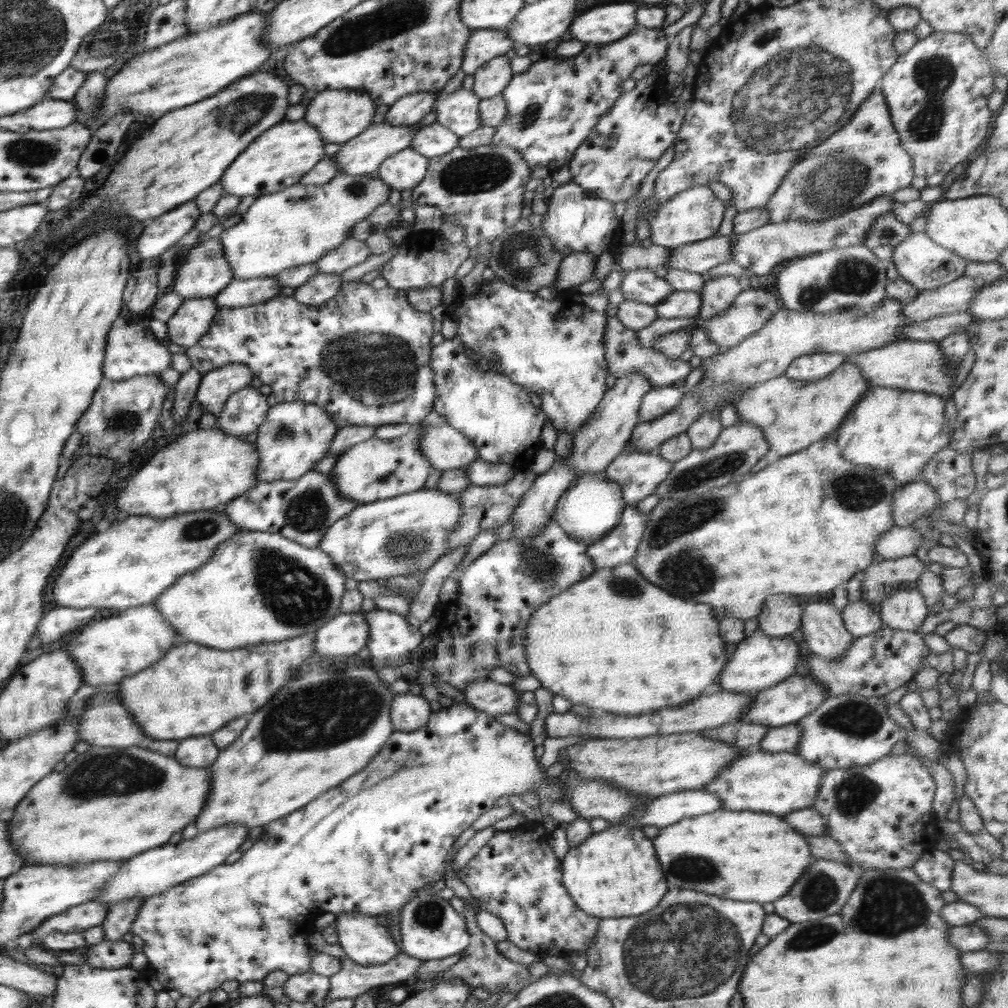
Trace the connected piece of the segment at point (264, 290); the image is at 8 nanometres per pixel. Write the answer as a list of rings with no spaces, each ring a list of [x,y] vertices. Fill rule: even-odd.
[[[259,276],[247,279],[234,279],[230,284],[214,295],[218,308],[245,307],[266,302],[280,295],[283,286],[272,276]]]

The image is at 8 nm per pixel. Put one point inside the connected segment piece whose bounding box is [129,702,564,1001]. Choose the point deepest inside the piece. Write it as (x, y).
(369, 845)

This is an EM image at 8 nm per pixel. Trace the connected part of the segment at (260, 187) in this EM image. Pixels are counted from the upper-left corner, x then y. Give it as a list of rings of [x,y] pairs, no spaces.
[[[304,119],[298,121],[284,120],[263,132],[256,140],[248,144],[238,158],[234,158],[224,176],[218,183],[225,188],[225,195],[253,195],[255,198],[265,196],[298,183],[309,170],[312,170],[324,156],[326,146],[320,131]]]

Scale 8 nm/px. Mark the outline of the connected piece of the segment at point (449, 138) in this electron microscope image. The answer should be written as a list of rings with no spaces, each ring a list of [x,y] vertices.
[[[438,123],[426,125],[414,134],[410,147],[429,159],[442,156],[458,147],[460,137]]]

